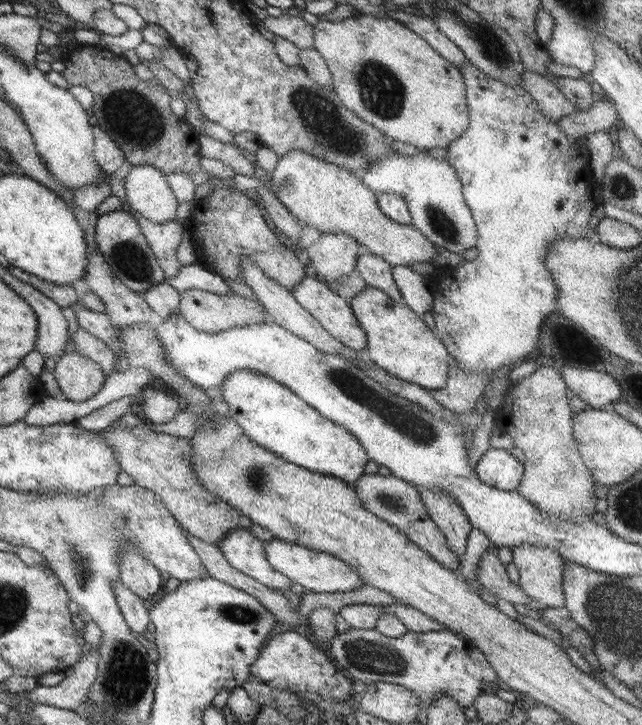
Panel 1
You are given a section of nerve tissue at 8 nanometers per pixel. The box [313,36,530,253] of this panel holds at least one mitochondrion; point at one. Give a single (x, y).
(381, 92)

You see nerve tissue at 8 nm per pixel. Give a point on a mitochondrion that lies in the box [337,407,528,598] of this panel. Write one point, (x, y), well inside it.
(388, 500)

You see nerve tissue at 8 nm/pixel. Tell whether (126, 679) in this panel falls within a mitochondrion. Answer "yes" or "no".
yes

